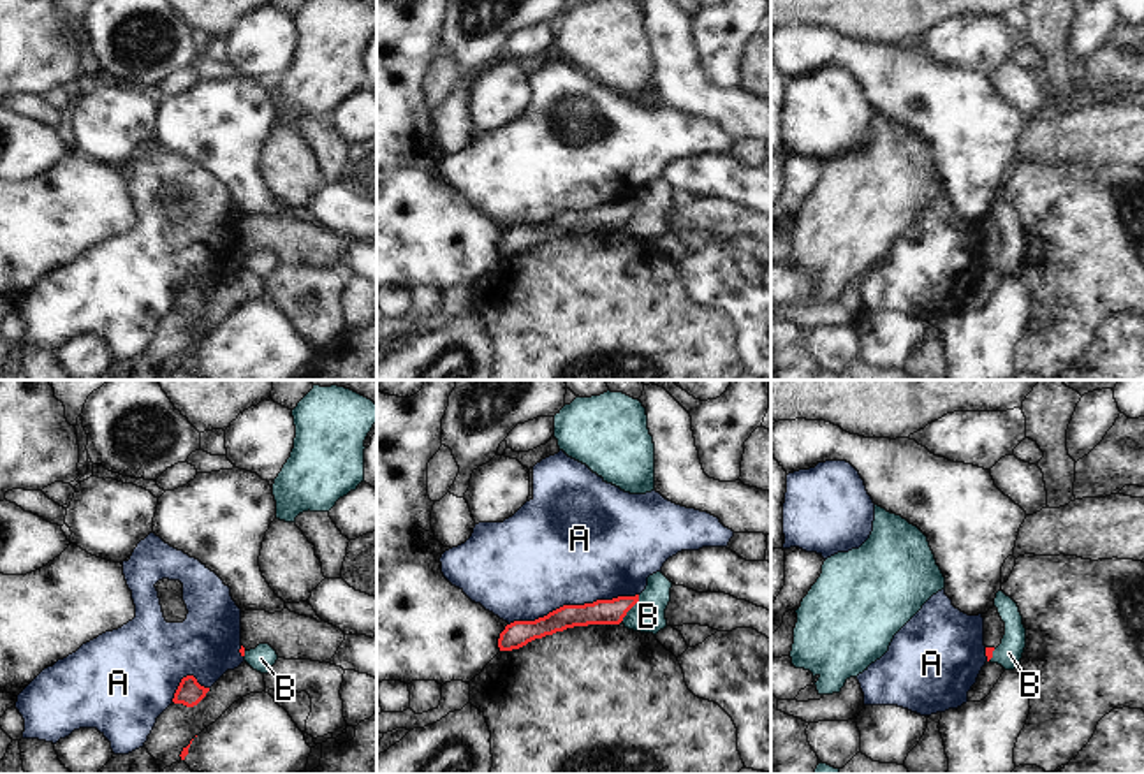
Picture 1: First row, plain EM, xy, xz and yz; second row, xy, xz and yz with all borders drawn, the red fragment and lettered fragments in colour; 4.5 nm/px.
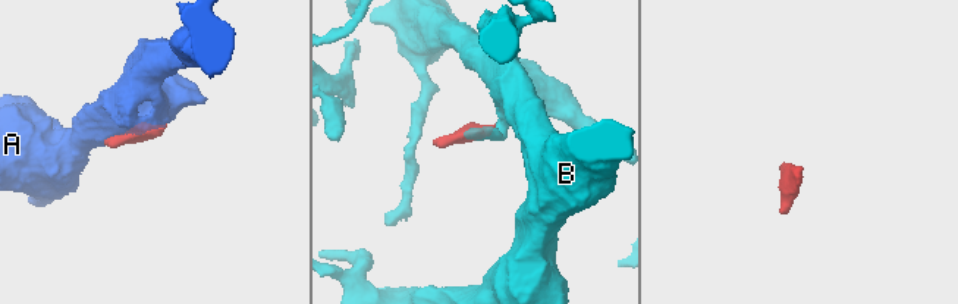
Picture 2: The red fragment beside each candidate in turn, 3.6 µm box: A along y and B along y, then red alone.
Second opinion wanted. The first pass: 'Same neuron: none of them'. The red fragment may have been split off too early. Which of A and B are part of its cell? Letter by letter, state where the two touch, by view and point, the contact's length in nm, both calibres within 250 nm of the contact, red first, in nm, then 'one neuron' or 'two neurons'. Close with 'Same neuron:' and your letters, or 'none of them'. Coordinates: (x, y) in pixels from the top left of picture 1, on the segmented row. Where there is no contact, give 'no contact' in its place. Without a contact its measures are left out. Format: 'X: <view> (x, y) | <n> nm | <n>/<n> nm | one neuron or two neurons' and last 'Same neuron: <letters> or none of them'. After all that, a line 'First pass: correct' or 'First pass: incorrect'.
A: xz (572, 606) | 600 nm | 110/500 nm | two neurons
B: xz (630, 607) | 160 nm | 110/160 nm | two neurons
Same neuron: none of them
First pass: correct

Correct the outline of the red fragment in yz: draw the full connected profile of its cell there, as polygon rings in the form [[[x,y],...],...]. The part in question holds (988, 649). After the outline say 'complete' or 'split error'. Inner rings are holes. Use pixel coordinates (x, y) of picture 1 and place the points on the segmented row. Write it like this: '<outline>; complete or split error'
[[[996,607],[982,614],[982,617],[984,617],[984,646],[989,661],[993,658],[993,651],[1001,644],[1001,639],[1005,635],[1005,623],[1001,621]]]; split error

